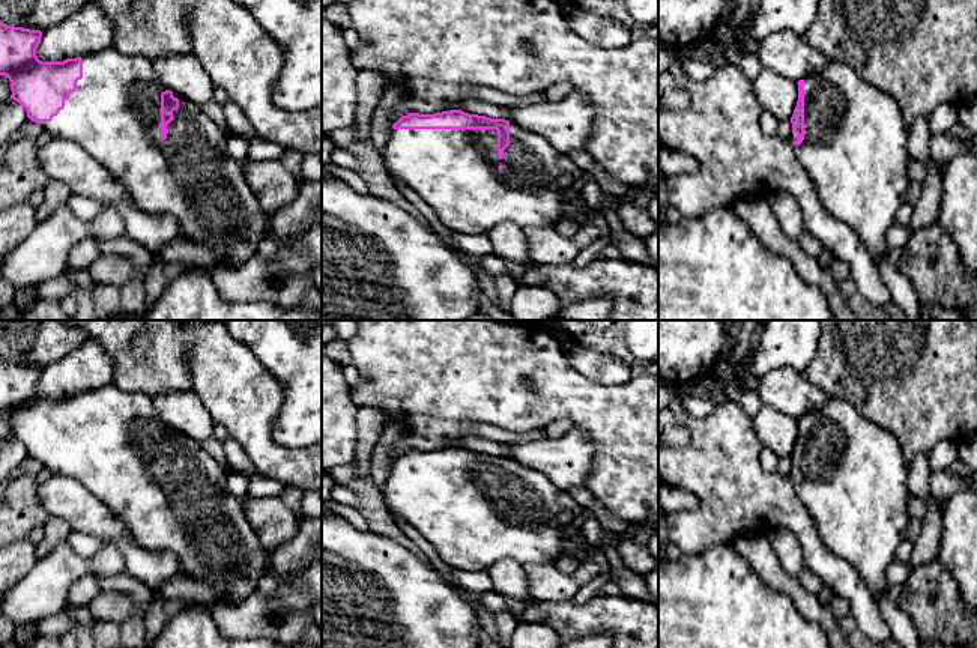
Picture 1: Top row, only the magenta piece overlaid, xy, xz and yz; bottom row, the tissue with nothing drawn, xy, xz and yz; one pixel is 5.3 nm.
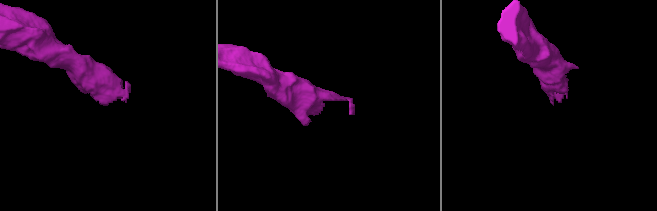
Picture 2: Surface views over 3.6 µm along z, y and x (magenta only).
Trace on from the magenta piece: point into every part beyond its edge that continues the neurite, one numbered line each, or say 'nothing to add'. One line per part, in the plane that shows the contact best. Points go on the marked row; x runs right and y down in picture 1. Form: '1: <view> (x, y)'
1: xz (454, 172)

